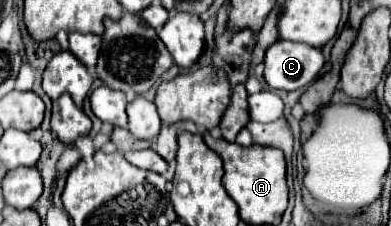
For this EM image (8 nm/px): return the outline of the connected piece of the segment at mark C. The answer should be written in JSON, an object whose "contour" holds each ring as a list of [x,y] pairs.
{"contour":[[[278,39],[266,49],[264,79],[272,89],[294,91],[312,83],[322,67],[324,55],[320,49]]]}

